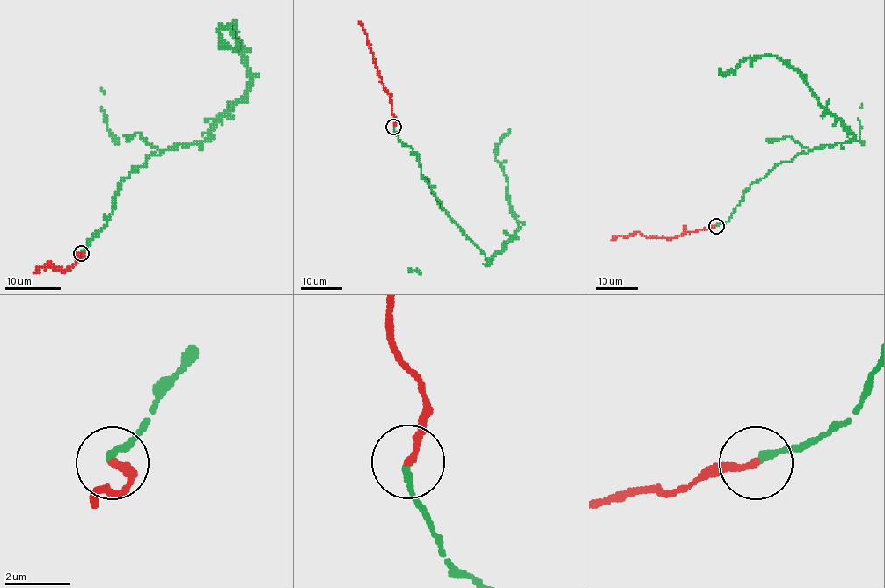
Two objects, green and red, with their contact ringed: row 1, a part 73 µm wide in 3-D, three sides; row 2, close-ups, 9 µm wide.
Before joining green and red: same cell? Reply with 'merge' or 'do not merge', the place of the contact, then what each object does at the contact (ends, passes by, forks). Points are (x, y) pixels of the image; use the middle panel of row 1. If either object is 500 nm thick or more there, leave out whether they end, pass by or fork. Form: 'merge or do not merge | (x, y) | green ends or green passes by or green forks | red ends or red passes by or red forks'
merge | (393, 127) | green ends | red ends

